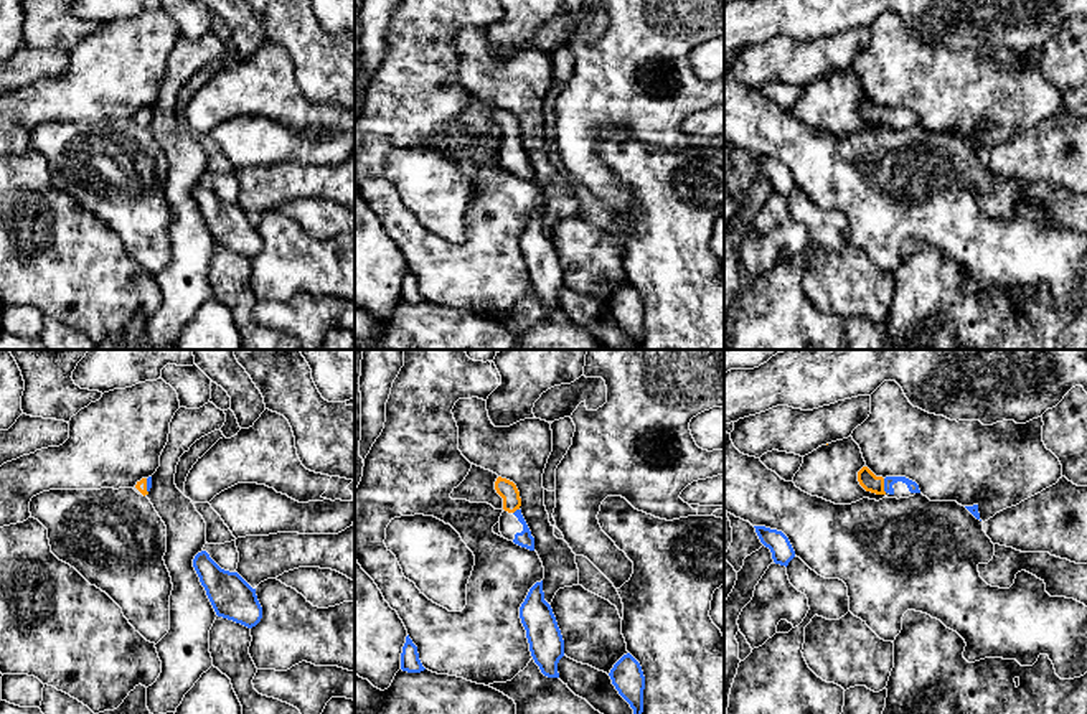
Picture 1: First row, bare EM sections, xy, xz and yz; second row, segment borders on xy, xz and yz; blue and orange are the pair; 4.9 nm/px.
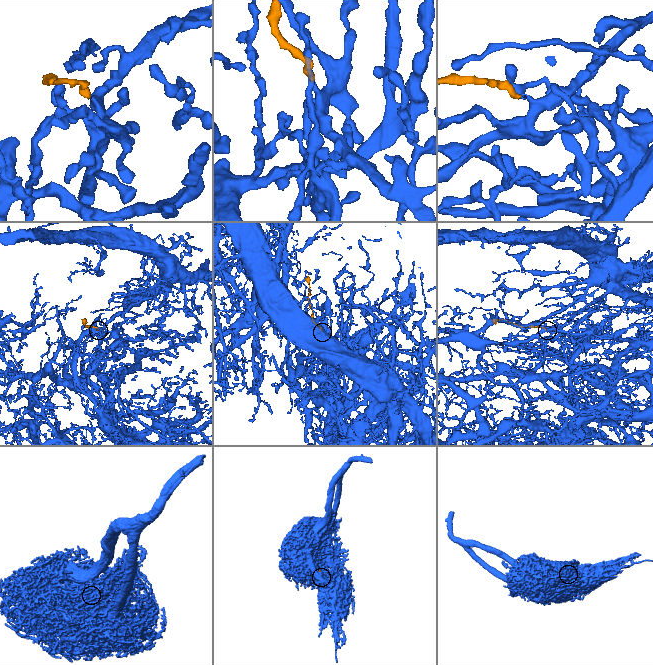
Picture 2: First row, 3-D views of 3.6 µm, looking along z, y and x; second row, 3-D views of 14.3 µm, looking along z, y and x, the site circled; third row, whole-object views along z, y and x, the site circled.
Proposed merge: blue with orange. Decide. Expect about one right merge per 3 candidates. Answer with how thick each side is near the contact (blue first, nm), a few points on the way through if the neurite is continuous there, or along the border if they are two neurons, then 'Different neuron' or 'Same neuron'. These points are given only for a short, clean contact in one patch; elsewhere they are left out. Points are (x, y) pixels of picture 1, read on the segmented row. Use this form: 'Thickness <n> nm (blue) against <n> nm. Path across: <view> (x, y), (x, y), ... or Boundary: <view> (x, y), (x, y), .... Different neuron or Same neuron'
Thickness 50 nm (blue) against 90 nm. Path across: yz (912, 487), (903, 479), (884, 485), (875, 485), (868, 480). Same neuron

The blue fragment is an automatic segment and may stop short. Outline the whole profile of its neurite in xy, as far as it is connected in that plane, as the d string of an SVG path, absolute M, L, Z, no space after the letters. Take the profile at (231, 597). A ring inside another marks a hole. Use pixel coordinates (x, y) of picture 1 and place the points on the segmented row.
M206 551L193 559L193 567L218 617L247 628L262 618L262 607L252 589L238 572L221 569Z

